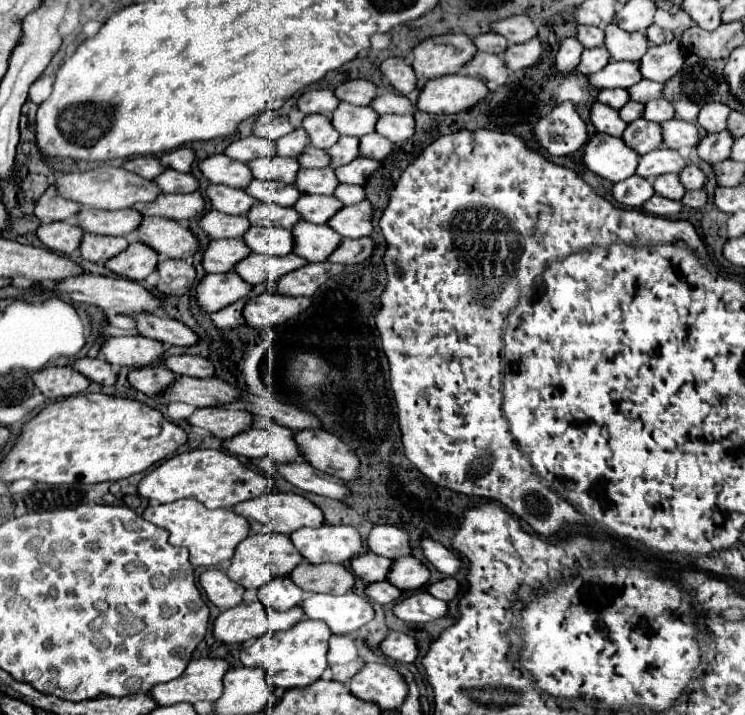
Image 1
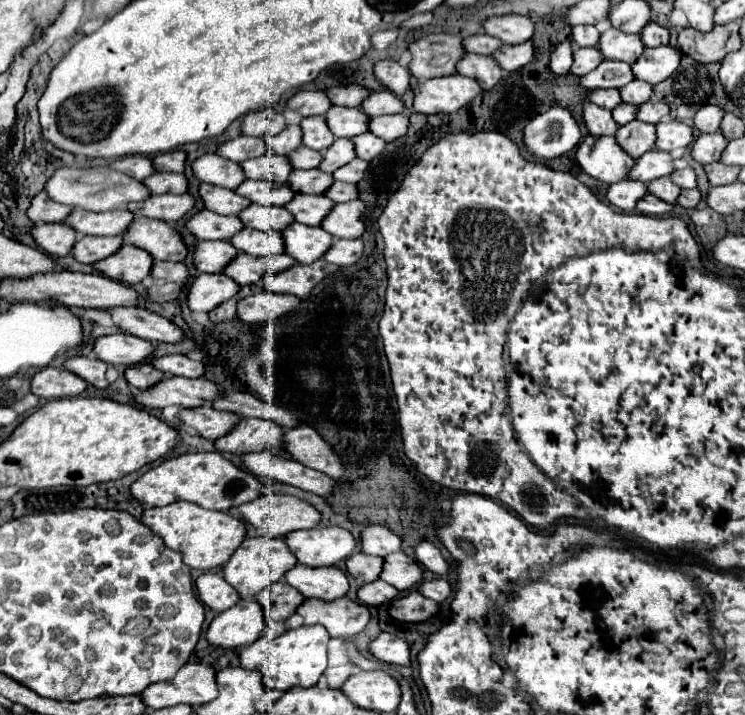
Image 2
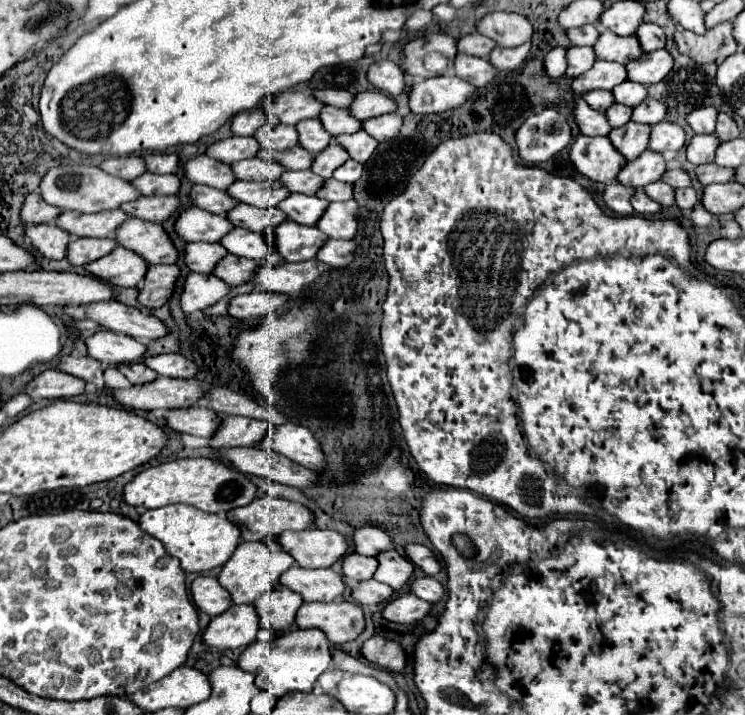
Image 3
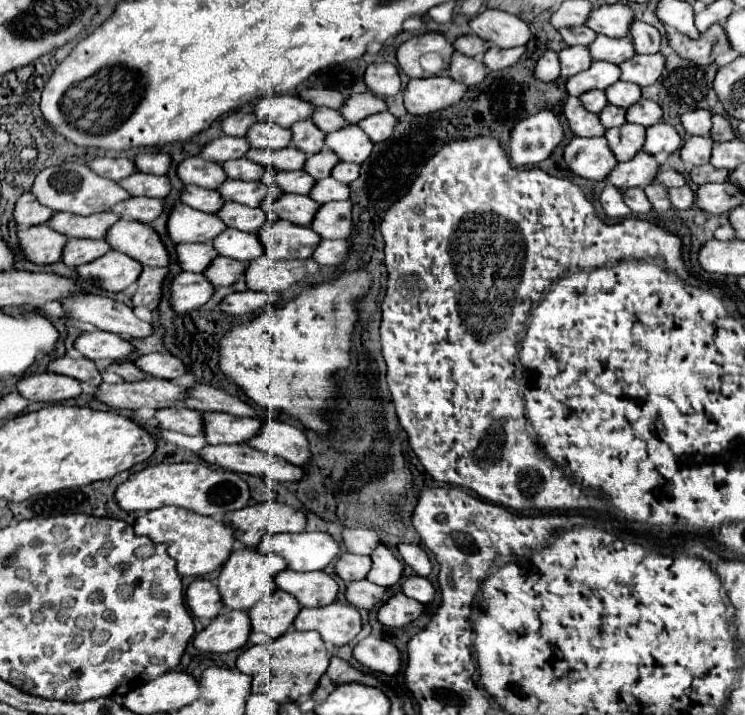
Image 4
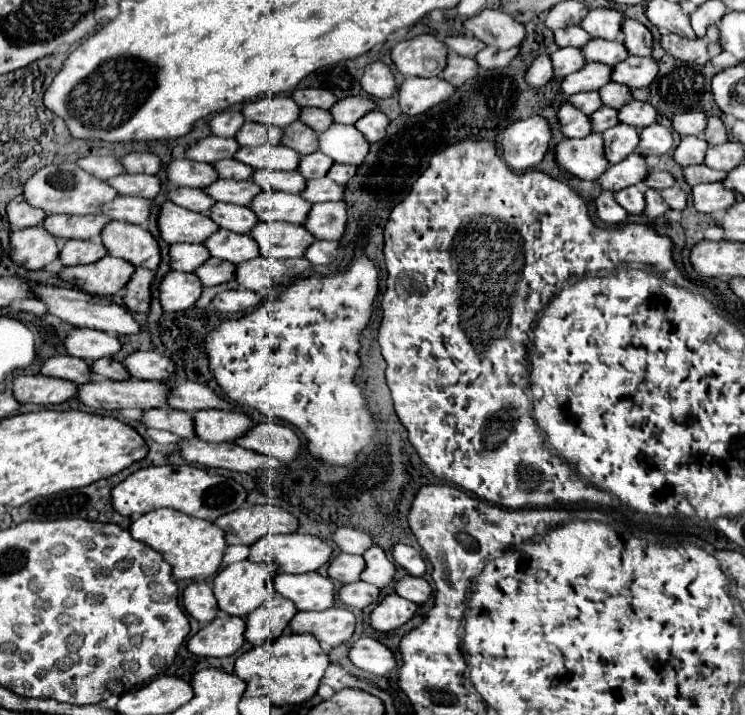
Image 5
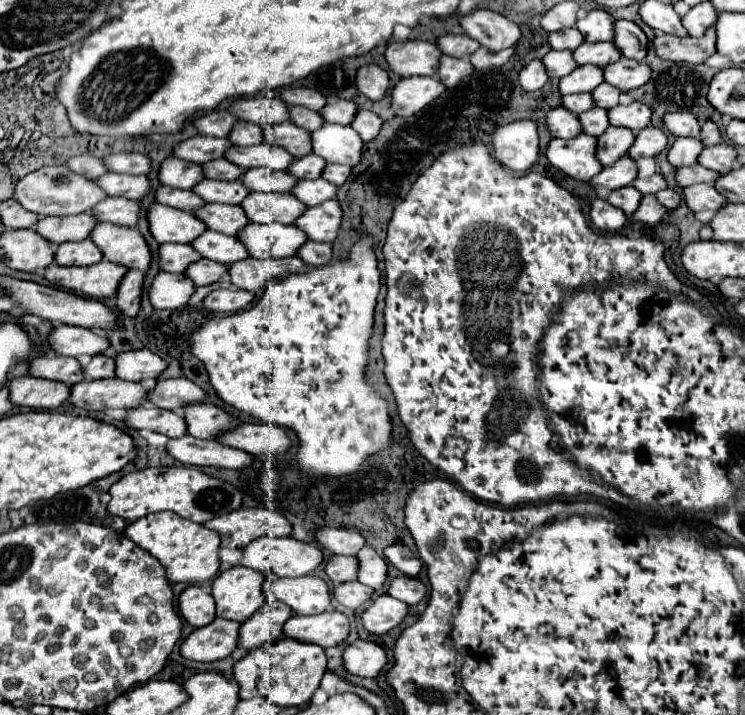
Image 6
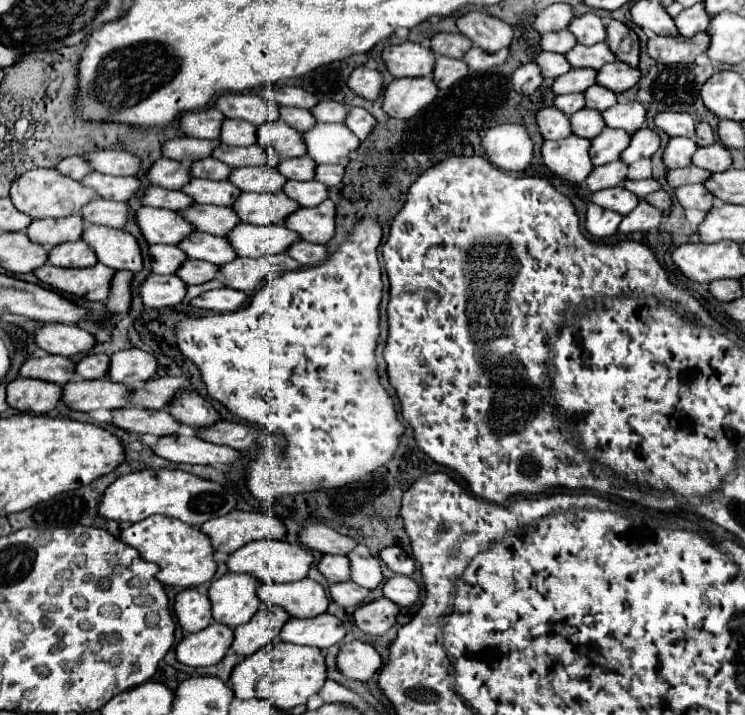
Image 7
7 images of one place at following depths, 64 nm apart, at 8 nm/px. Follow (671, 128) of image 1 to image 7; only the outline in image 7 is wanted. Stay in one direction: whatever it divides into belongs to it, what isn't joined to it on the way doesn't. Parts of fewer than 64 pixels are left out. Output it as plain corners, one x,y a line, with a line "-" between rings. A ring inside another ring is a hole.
640,128
632,134
630,146
620,154
620,160
626,164
632,164
640,158
652,158
652,154
660,148
660,138
650,128

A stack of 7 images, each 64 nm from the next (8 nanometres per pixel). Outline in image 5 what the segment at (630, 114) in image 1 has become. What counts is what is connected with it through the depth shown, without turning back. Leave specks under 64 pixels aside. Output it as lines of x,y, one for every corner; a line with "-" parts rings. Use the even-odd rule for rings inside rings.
598,108
596,112
590,114
590,124
592,124
592,132
604,132
612,126
616,126
616,110
612,108

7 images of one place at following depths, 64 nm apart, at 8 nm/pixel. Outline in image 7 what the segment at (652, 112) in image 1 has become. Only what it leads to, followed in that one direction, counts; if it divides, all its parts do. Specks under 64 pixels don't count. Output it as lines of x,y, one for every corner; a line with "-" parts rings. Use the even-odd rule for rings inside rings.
626,102
626,104
614,104
608,110
602,112
604,124
608,128
622,128
628,134
634,134
640,130
646,122
646,110
638,102

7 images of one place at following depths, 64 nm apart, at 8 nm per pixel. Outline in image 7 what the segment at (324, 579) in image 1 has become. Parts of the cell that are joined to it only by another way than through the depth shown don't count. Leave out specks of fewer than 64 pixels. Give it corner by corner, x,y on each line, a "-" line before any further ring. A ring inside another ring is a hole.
310,578
292,584
262,584
258,596
266,606
284,608
292,618
312,618
328,608
324,588

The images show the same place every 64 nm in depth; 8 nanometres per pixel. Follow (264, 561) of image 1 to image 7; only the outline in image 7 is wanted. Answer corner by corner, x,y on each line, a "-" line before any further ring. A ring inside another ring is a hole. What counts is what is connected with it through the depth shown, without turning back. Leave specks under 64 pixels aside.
224,574
210,584
208,598
212,604
212,618
228,628
246,624
260,608
256,580
252,580
252,576

